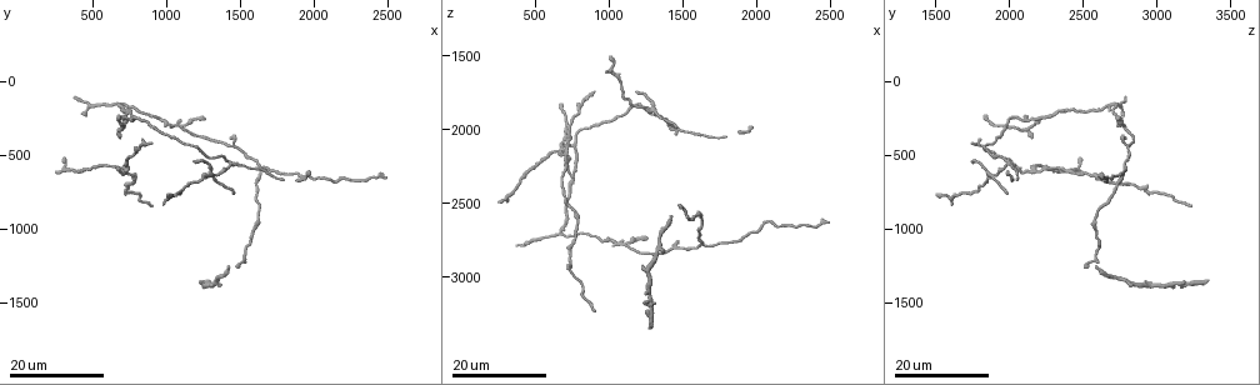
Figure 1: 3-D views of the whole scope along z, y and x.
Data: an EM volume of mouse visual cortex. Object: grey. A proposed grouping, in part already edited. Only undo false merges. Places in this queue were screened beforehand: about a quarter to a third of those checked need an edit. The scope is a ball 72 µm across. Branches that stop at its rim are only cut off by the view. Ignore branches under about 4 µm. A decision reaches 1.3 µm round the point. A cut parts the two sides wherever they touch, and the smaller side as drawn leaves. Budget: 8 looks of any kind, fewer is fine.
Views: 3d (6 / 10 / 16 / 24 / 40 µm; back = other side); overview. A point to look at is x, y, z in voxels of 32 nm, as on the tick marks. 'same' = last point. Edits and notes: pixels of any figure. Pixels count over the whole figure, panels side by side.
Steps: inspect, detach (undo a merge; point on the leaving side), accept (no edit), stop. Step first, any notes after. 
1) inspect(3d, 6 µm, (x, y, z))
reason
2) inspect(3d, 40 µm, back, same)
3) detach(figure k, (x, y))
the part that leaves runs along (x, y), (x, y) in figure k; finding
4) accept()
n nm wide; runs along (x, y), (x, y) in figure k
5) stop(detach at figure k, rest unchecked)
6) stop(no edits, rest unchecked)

inspect(3d, 16 µm, (700, 600, 2160))
three arms meet

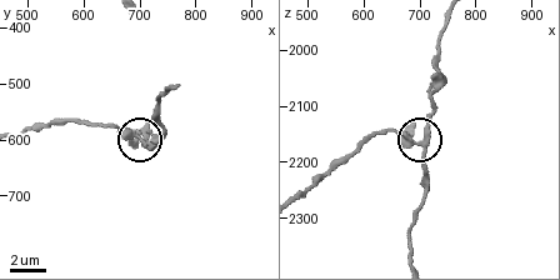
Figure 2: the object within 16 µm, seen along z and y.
inspect(3d, 6 µm, (700, 600, 2165))

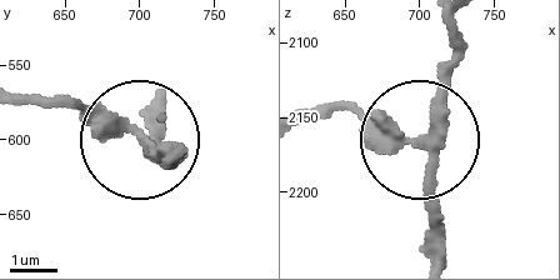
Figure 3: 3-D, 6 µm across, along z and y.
detach(figure 3, (164, 154))
300 nm wide; the part that leaves runs along (396, 133), (429, 168), (429, 251) in figure 3; two cells meet here

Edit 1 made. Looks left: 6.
inspect(overview)

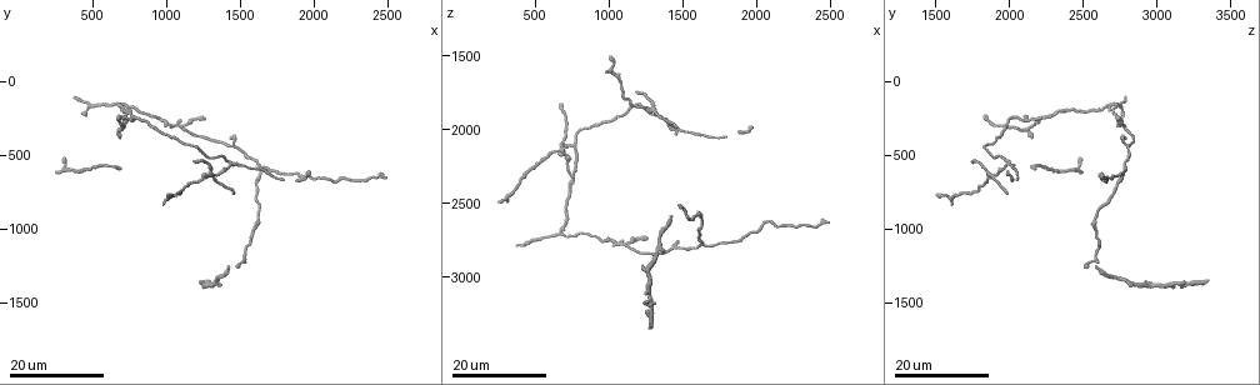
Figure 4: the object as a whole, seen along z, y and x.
inspect(3d, 16 µm, (1460, 540, 2000))
four arms meet

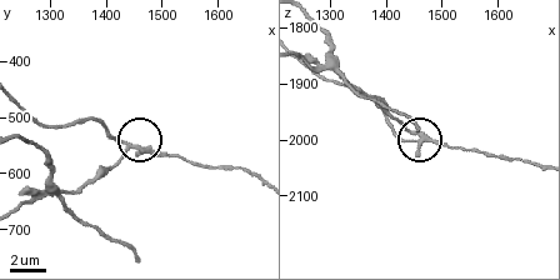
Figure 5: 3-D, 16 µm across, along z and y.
inspect(3d, 6 µm, (1440, 555, 1980))

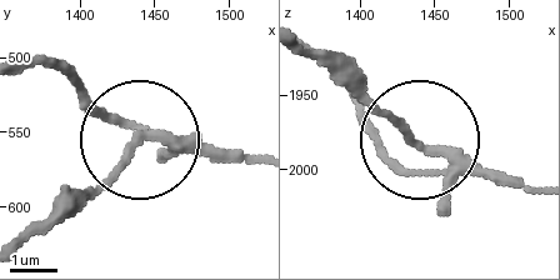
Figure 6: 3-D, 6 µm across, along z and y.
detach(figure 6, (121, 161))
4 arms; the part that leaves runs along (174, 146), (143, 139), (23, 239) in figure 6; two cells meet here

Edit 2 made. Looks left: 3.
inspect(3d, 16 µm, (680, 140, 2700))
a fork

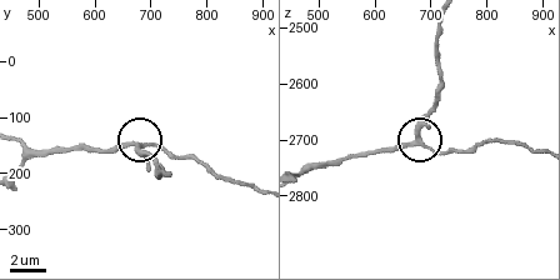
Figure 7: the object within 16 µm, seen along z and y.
inspect(3d, 10 µm, (680, 150, 2700))

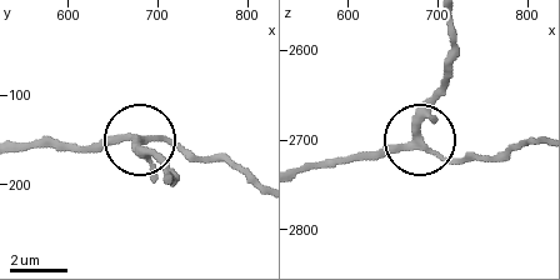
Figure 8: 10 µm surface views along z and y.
accept()
side arm 11 µm; runs along (469, 158), (443, 158), (414, 143), (338, 158) in figure 8; all the same cell

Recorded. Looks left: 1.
stop(detach at figure 3, detach at figure 6, rest unchecked)

